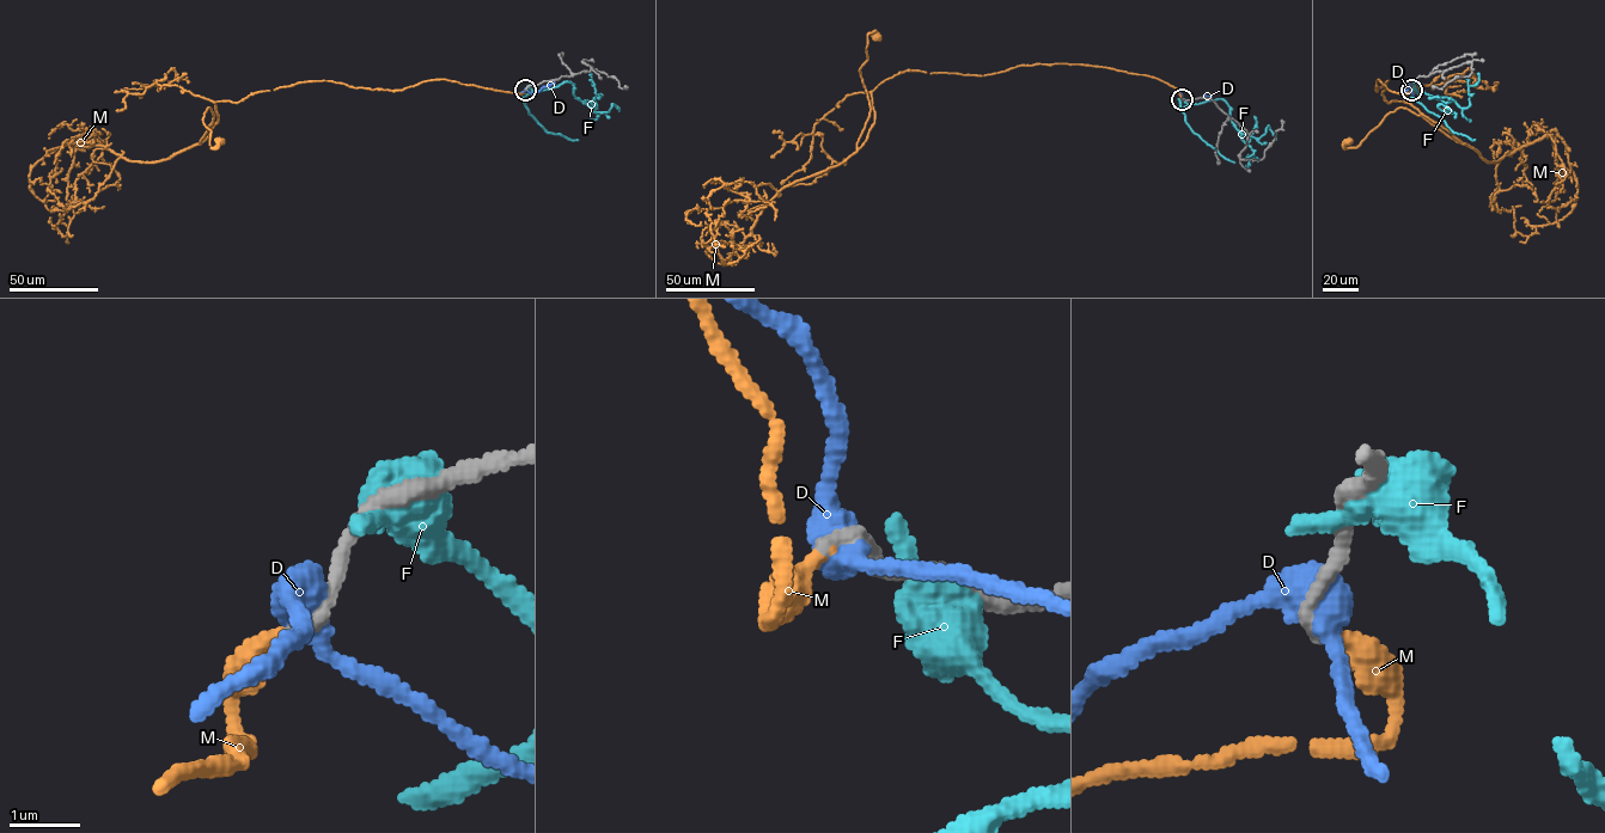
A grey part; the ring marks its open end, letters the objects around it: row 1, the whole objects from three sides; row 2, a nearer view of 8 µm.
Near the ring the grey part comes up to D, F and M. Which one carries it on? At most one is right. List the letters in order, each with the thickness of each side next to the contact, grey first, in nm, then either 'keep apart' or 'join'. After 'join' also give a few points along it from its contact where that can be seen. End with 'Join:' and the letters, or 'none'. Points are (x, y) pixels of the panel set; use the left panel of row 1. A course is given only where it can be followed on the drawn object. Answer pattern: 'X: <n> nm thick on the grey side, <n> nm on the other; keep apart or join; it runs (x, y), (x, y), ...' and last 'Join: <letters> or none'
D: 240 nm thick on the grey side, 500 nm on the other; keep apart
F: 240 nm thick on the grey side, 550 nm on the other; keep apart
M: 200 nm thick on the grey side, 320 nm on the other; join; it runs (525, 90), (298, 83), (214, 103), (218, 122), (200, 142), (208, 108), (211, 147), (220, 142)
Join: M

